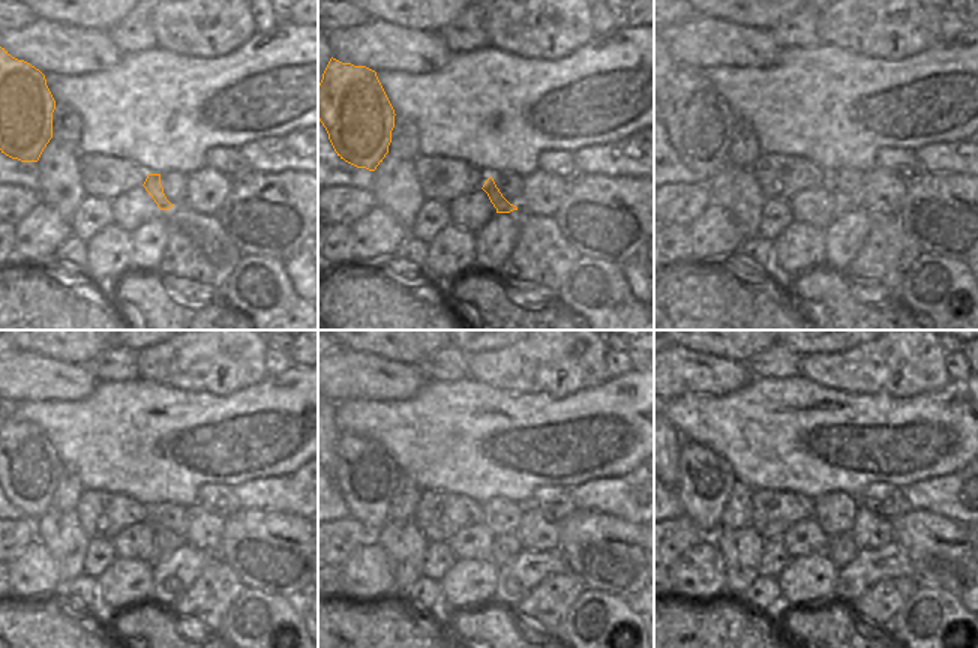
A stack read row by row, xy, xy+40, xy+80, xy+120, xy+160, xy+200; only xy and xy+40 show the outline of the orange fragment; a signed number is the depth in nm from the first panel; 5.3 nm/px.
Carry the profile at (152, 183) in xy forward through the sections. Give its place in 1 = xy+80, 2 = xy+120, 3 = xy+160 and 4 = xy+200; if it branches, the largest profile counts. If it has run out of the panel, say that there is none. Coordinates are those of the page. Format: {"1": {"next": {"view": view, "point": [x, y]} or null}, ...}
{"1": {"next": {"view": "xy+80", "point": [842, 204]}}, "2": {"next": {"view": "xy+120", "point": [165, 542]}}, "3": {"next": {"view": "xy+160", "point": [504, 548]}}, "4": {"next": {"view": "xy+200", "point": [840, 549]}}}

